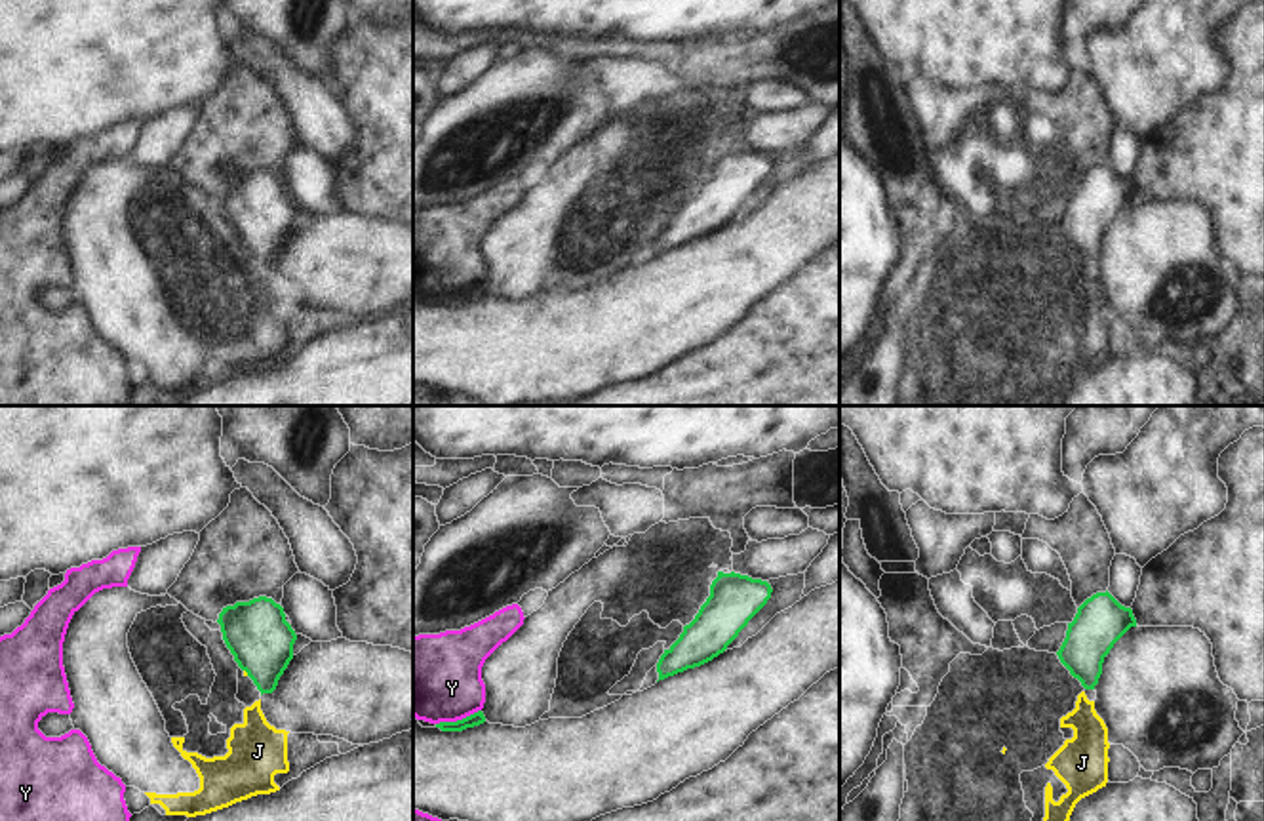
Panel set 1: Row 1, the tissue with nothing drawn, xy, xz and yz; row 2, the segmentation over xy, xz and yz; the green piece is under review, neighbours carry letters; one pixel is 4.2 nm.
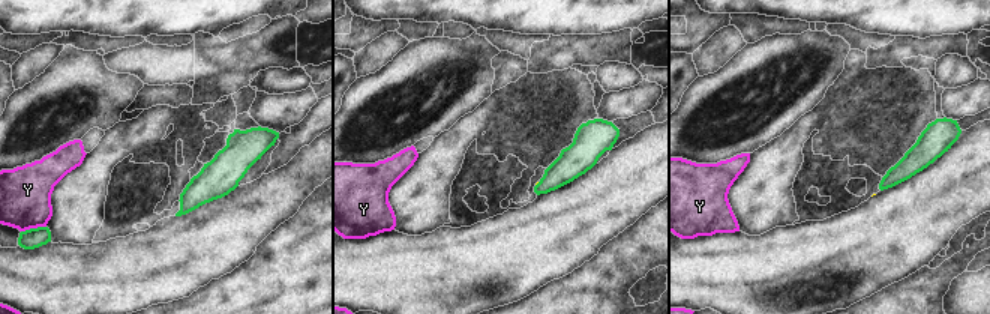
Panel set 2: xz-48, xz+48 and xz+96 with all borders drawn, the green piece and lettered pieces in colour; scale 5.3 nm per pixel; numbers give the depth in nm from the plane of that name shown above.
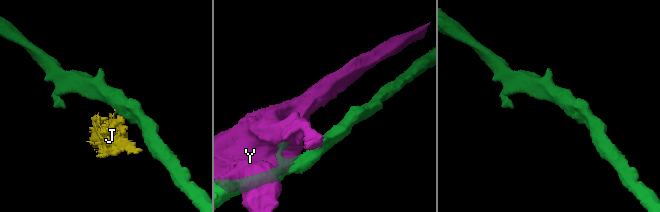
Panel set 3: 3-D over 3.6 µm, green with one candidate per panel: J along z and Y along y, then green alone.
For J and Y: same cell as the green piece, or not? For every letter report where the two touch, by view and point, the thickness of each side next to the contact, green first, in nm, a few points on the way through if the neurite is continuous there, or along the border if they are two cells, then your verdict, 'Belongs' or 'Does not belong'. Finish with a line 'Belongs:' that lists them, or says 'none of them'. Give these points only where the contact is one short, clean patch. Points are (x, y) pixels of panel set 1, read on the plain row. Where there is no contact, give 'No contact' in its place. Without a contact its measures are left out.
J: Touches green at xy (246, 244). Thickness 280 nm (green) against 20 nm. Boundary: xy (244, 242), (248, 248). Does not belong
Y: Touches green at xz (457, 294). Thickness 60 nm (green) against 360 nm. Does not belong
Belongs: none of them.

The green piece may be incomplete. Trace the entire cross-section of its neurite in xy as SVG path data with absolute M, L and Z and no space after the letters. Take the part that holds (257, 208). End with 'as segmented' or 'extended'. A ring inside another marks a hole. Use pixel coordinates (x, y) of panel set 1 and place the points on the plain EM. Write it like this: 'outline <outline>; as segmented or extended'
outline M259 170L223 181L217 196L238 240L247 246L261 269L272 267L293 232L297 213L284 181L272 171Z; as segmented

